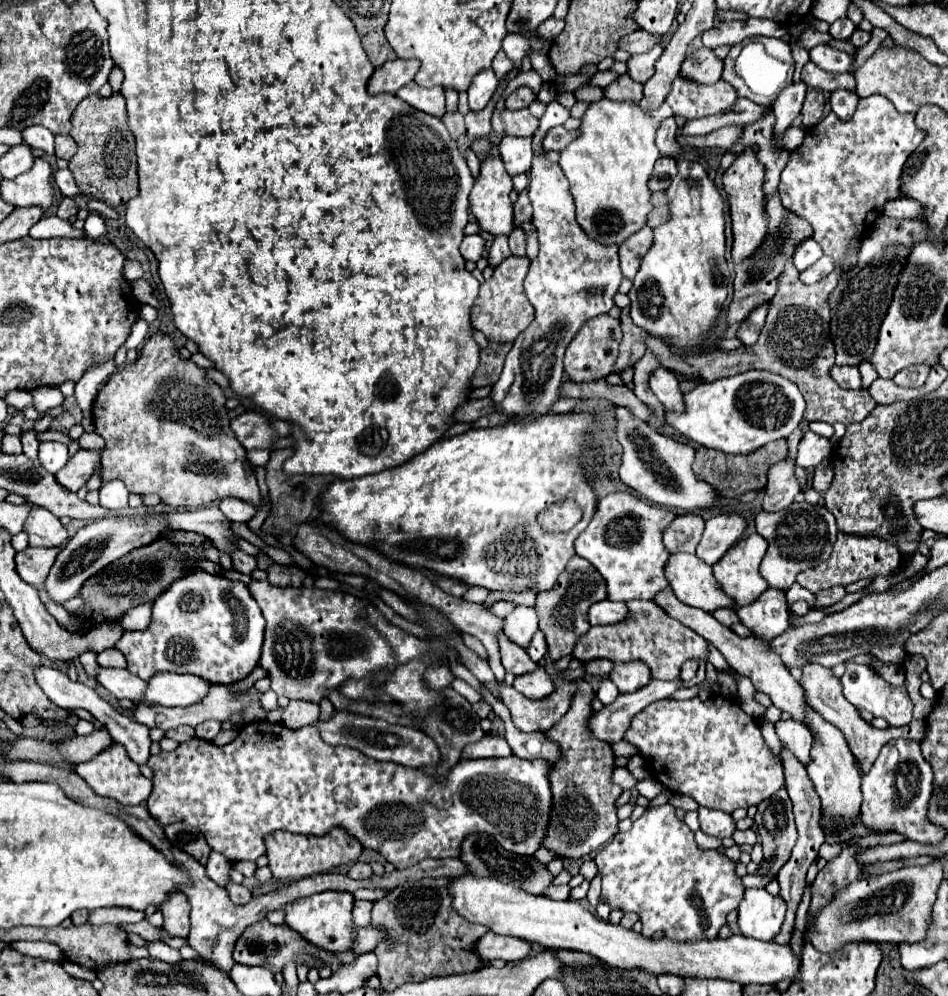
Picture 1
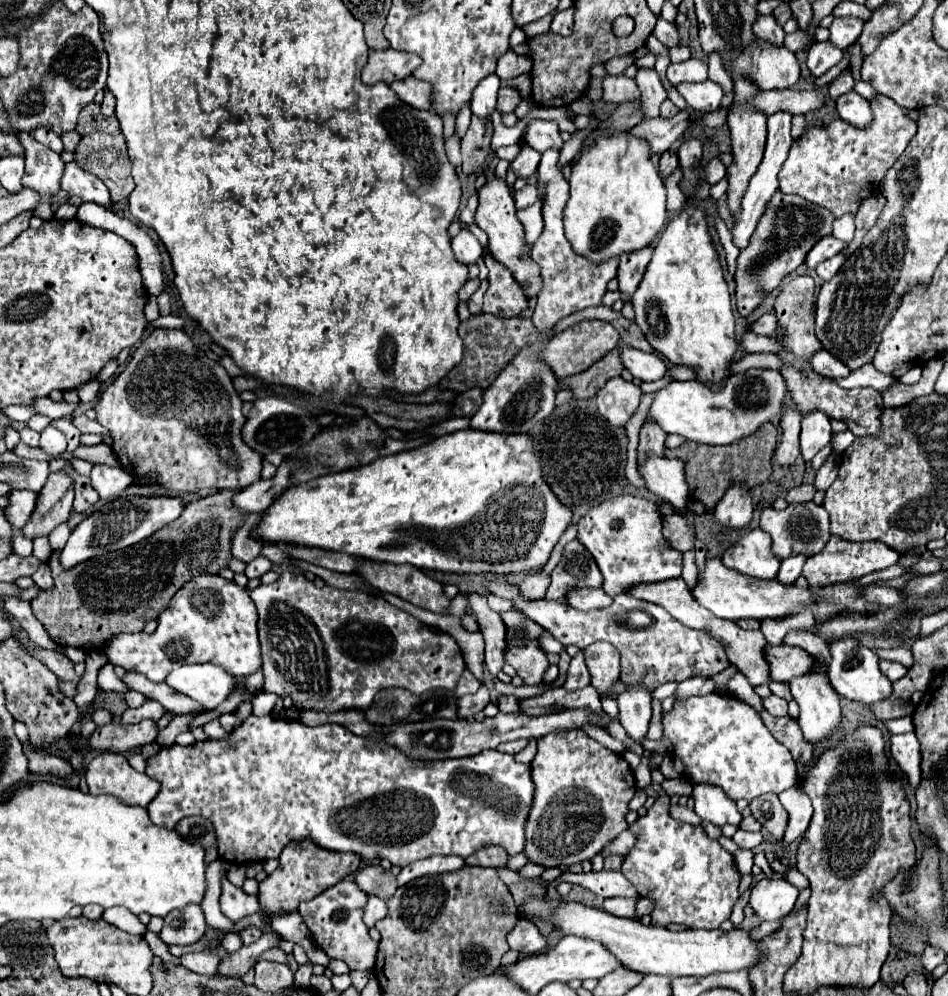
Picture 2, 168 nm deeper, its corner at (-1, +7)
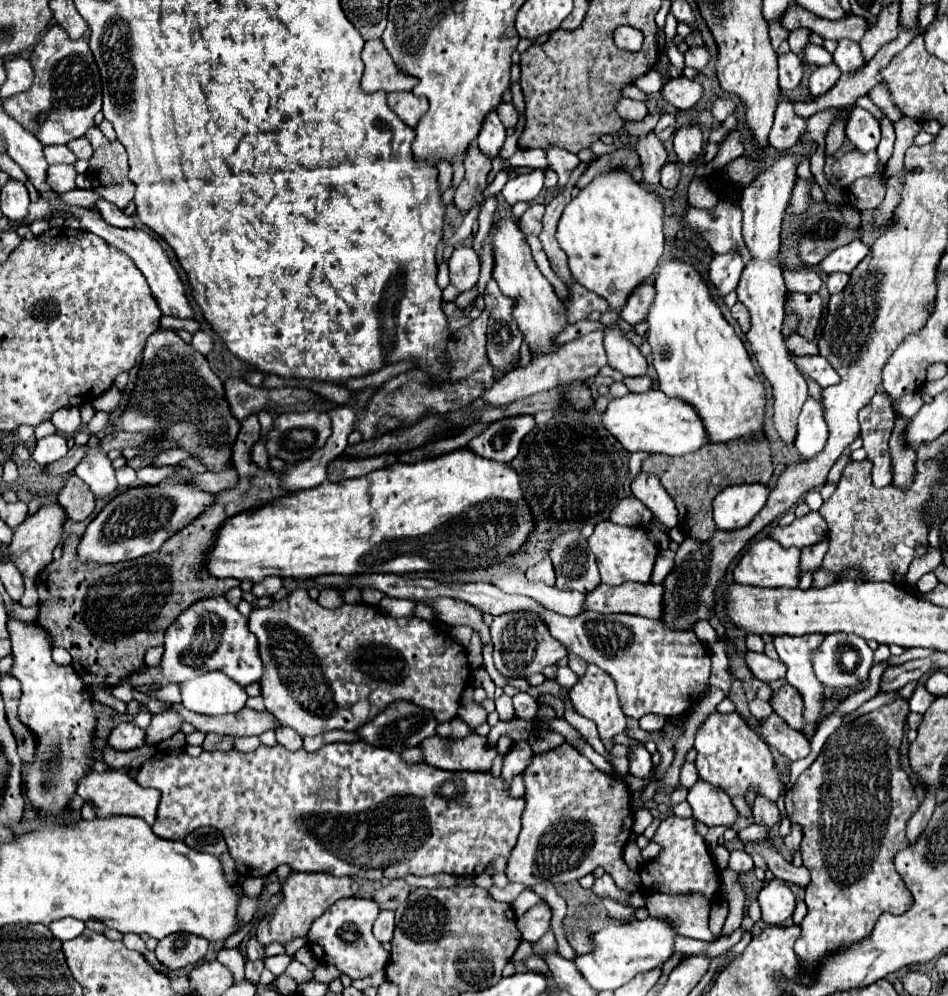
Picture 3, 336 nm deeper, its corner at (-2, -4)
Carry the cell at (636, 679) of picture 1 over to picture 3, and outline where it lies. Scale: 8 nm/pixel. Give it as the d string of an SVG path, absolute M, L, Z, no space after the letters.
M632 747L630 755L630 773L638 779L652 779L652 759L650 759L650 753L644 749L644 747Z

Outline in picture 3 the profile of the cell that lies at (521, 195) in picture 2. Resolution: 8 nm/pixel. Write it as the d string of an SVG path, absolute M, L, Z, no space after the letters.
M532 203L528 207L528 211L518 221L518 227L524 233L524 237L528 237L528 235L540 235L540 231L542 231L542 215L544 215L544 205Z

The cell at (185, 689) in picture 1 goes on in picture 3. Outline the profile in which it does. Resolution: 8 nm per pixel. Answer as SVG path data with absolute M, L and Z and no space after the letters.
M206 673L184 681L180 685L182 705L200 715L238 713L246 705L246 691L242 685L224 673Z

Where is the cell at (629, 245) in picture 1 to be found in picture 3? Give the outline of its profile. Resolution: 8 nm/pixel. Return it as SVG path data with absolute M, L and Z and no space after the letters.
M650 283L640 285L630 295L630 301L626 301L626 309L622 309L622 319L630 325L646 321L650 307L652 307L652 301L654 301L654 287Z

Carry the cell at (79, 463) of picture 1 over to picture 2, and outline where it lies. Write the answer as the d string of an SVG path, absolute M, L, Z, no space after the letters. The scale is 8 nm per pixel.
M65 470L49 474L45 490L41 490L37 498L33 518L23 528L23 534L27 538L51 534L55 526L69 518L71 506L73 506L73 478Z

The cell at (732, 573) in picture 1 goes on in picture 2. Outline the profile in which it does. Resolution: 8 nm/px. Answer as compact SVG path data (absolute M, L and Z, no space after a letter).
M763 530L747 532L737 544L725 550L721 562L745 576L773 580L779 570L779 560L771 552L771 538Z

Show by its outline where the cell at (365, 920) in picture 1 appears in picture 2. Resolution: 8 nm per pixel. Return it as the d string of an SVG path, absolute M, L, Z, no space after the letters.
M369 896L367 898L367 906L365 906L365 914L363 914L363 922L373 928L377 920L381 920L385 916L385 900L377 898L377 896Z

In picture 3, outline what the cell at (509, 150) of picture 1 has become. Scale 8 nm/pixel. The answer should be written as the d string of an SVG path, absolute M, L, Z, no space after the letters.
M532 171L528 175L516 175L512 177L504 189L502 189L502 197L506 199L508 205L516 205L518 201L534 201L538 197L538 193L544 187L544 173L542 171Z

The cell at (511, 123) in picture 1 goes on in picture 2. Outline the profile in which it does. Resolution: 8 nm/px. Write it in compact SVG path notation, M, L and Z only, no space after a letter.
M539 118L529 120L529 124L525 128L525 142L529 146L533 146L537 152L545 152L545 150L549 150L549 146L557 146L557 148L563 146L557 124L539 120Z

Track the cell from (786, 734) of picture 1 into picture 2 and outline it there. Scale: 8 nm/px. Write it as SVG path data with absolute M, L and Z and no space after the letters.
M777 696L765 698L765 700L763 700L763 706L765 706L765 710L767 710L769 714L773 714L775 718L785 718L785 716L789 716L789 712L787 712L787 700L781 700L781 698L777 698Z

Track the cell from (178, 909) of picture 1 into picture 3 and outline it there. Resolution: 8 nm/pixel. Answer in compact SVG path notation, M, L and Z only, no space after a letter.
M174 933L174 937L164 937L154 953L164 967L178 971L202 961L206 951L208 943L202 941L202 937L190 937L190 933Z

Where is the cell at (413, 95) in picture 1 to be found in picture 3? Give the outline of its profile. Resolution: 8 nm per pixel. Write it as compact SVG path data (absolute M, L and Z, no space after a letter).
M388 93L388 107L408 125L414 127L420 117L428 111L428 101L424 97L414 97L408 93Z

